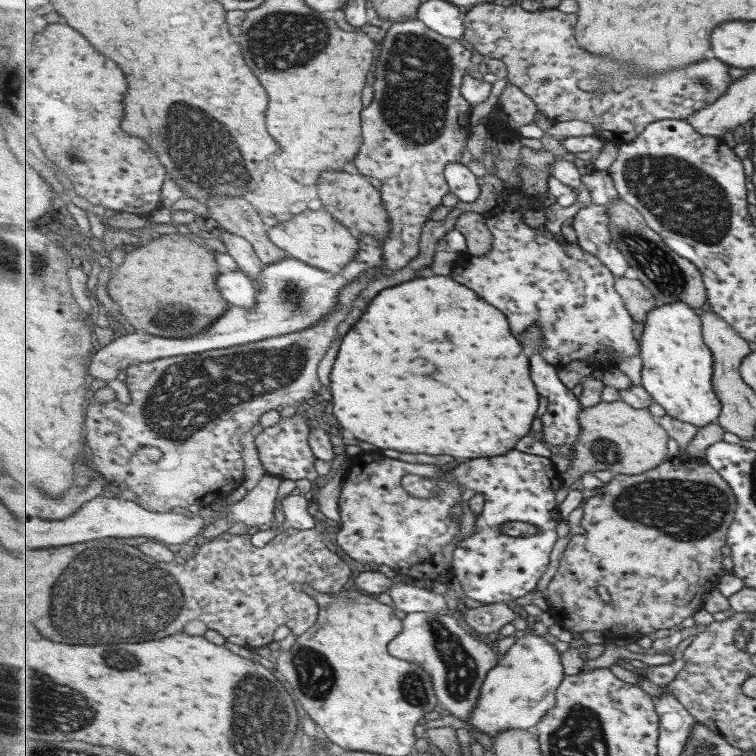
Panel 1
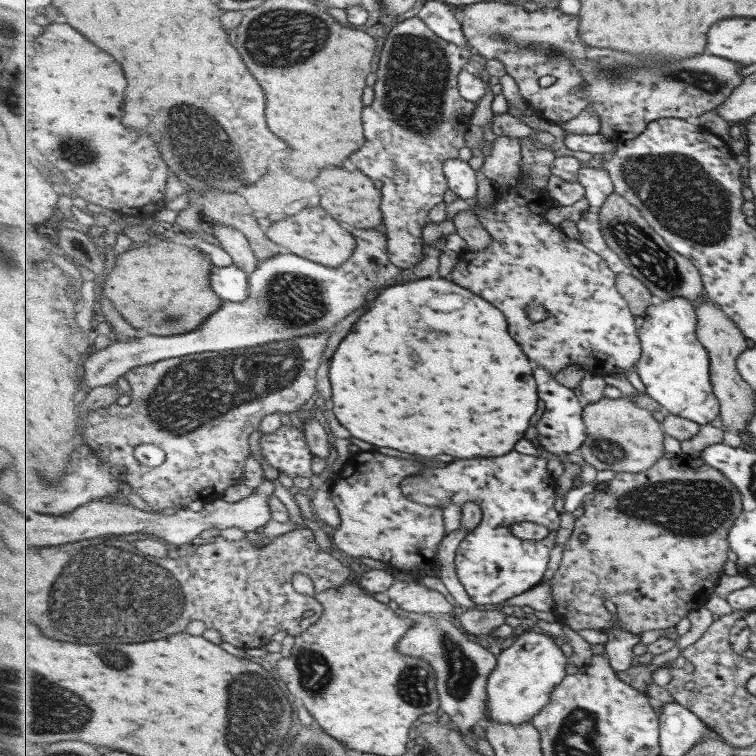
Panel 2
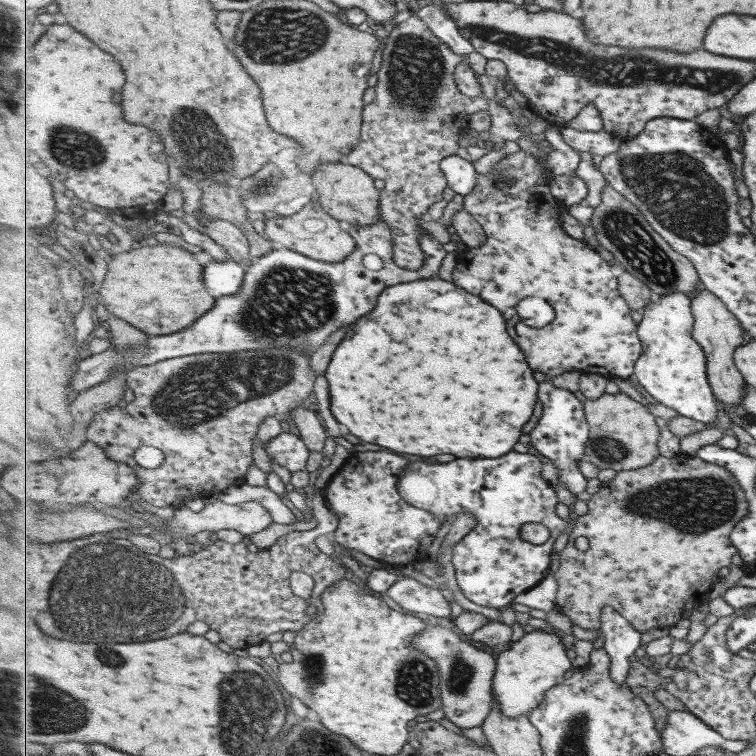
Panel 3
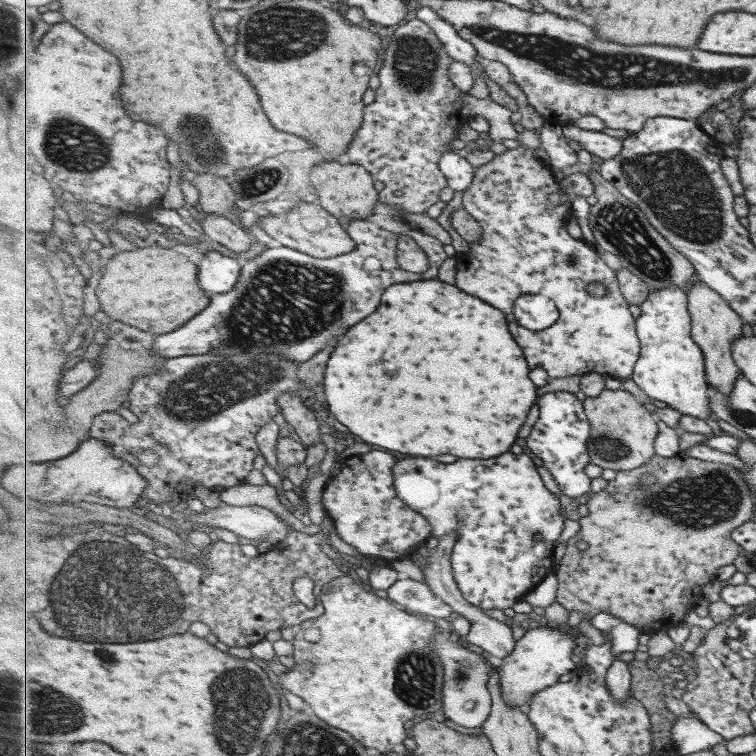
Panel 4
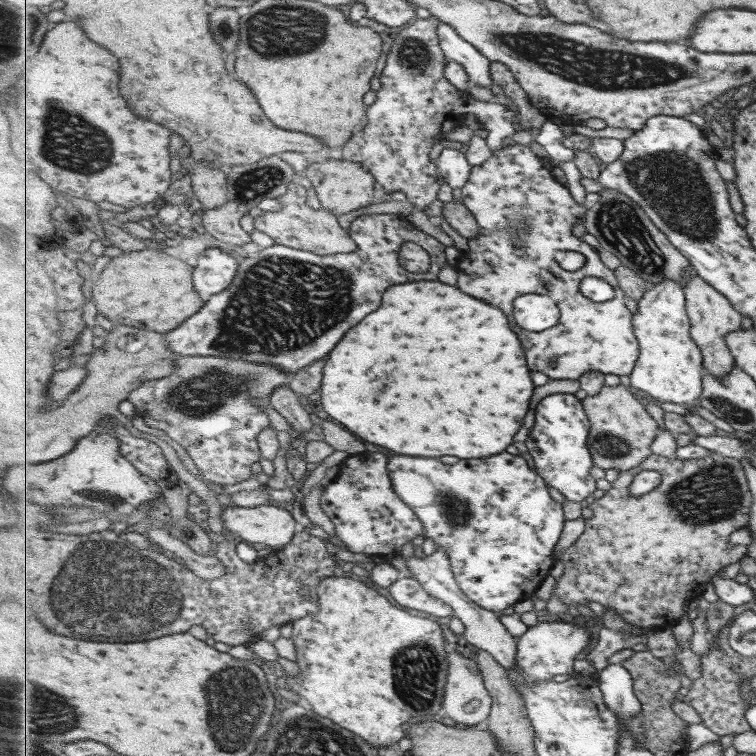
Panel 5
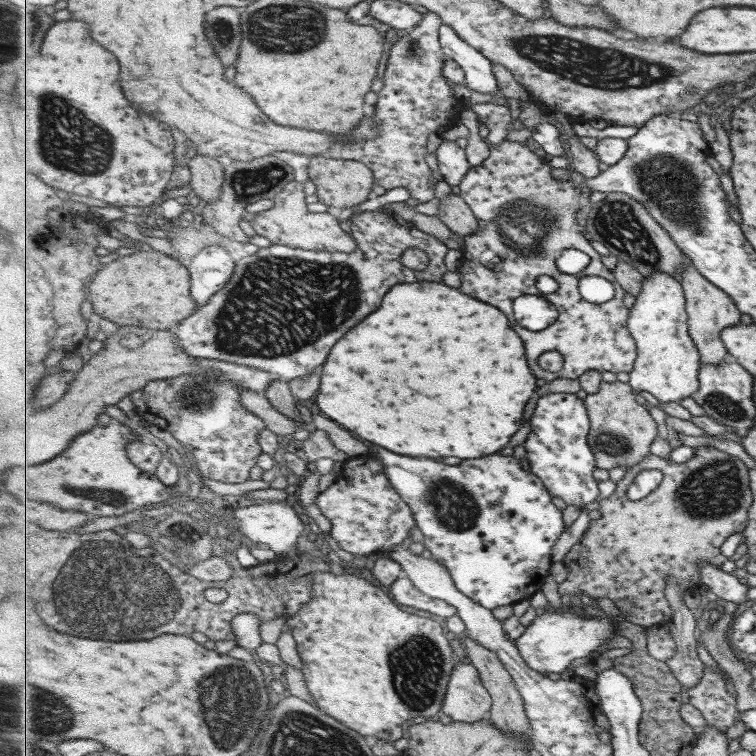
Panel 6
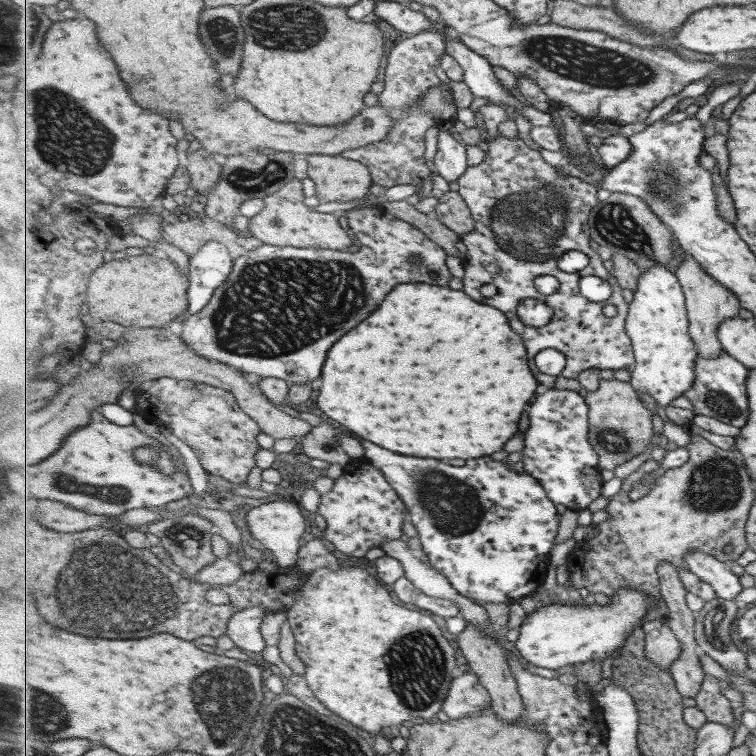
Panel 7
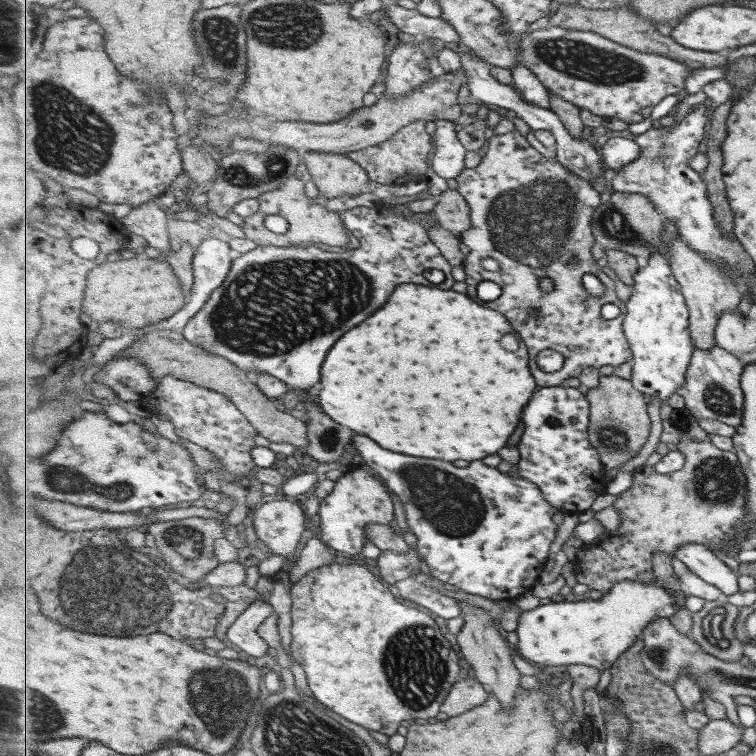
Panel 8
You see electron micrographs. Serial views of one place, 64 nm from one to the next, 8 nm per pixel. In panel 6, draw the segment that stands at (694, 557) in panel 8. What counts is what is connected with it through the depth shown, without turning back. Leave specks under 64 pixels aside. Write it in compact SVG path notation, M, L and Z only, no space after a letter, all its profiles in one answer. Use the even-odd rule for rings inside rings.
M699 562L702 582L720 600L733 602L737 605L749 600L749 586L741 584L741 580L730 572L730 567L713 566Z

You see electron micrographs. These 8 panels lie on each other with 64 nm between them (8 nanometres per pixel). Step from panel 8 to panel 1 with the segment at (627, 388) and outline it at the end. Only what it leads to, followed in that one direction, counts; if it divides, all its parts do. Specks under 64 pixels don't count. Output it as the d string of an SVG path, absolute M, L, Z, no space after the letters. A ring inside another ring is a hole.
M622 399L610 403L601 401L595 406L584 408L579 415L581 422L581 435L579 441L574 446L575 457L570 459L571 465L568 470L561 474L563 478L563 486L568 491L569 486L576 480L581 478L581 475L597 471L610 471L611 474L623 475L639 475L658 468L669 459L669 438L670 434L663 428L663 425L658 421L648 409L633 408L631 404Z

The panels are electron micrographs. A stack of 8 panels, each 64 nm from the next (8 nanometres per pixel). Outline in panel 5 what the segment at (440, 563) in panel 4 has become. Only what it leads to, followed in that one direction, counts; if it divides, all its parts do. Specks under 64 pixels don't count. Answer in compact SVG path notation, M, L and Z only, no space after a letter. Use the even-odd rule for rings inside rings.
M439 547L432 555L423 558L409 557L405 559L405 564L413 573L413 578L417 579L429 591L429 594L444 600L454 608L454 616L465 623L466 632L463 634L465 641L476 648L487 650L487 652L493 654L507 670L517 671L519 668L518 639L511 636L511 632L499 620L498 613L479 606L461 590L455 578L451 560L449 560L449 553L447 553L445 547Z

